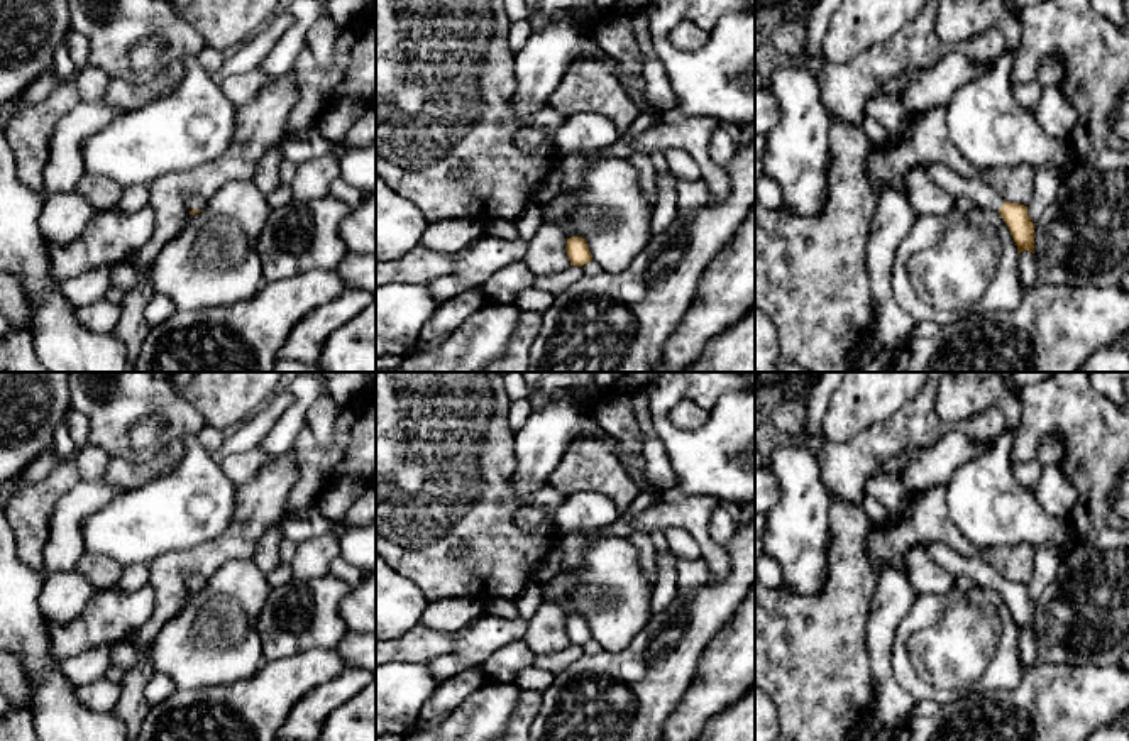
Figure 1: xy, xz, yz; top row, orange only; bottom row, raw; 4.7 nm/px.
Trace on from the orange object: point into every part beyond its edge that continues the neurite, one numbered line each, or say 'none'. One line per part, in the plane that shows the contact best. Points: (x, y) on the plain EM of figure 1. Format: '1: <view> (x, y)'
1: xy (195, 581)

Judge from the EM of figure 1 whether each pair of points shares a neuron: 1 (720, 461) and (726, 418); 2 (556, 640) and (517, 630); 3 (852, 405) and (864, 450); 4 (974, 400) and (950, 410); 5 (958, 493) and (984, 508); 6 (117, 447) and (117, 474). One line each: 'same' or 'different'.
1: same
2: different
3: different
4: same
5: same
6: different

